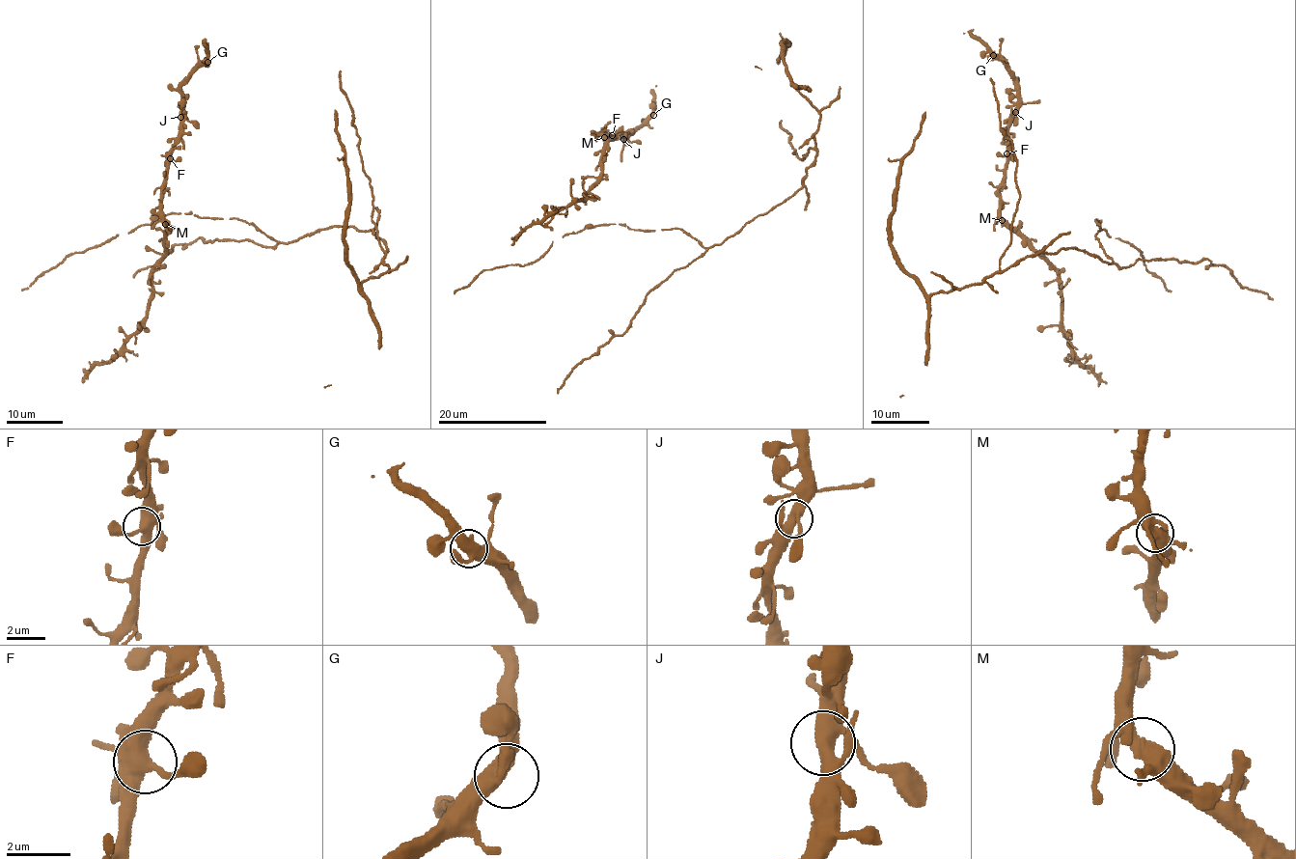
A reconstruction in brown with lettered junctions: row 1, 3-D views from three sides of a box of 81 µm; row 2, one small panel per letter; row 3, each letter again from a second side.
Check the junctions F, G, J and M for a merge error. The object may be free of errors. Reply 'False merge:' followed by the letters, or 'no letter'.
False merge: no letter

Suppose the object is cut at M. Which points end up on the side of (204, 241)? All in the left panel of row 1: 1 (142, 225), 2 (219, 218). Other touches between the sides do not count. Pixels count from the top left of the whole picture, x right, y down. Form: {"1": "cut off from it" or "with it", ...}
{"1": "cut off from it", "2": "cut off from it"}

